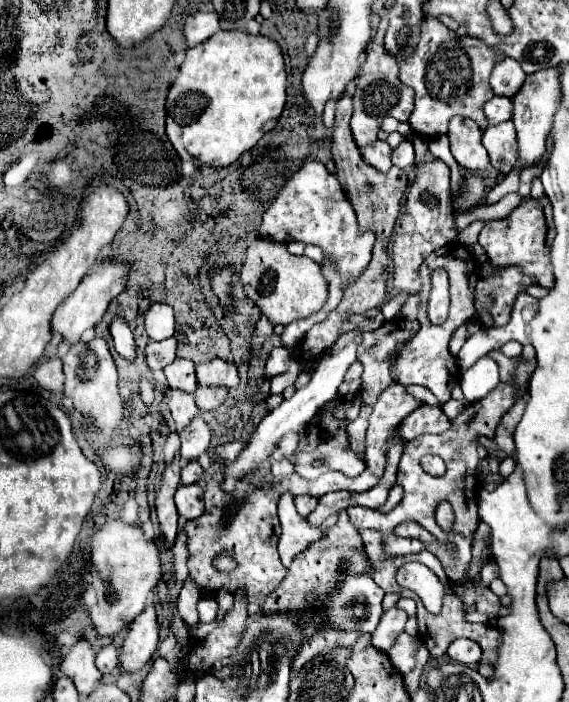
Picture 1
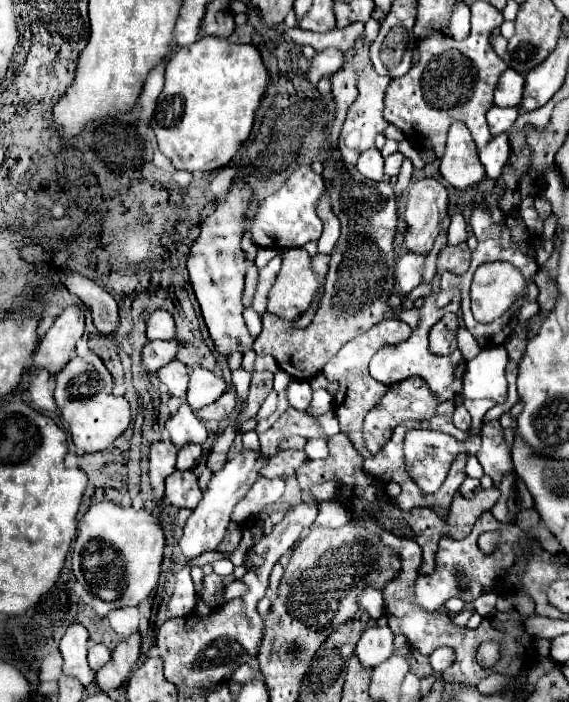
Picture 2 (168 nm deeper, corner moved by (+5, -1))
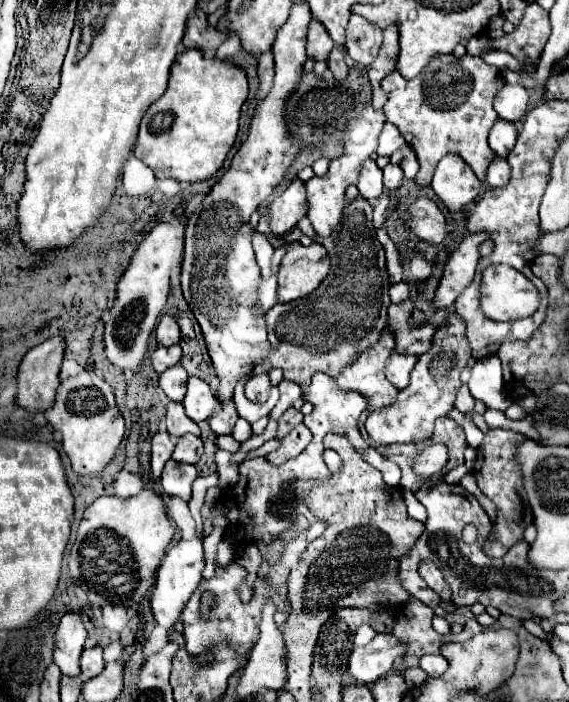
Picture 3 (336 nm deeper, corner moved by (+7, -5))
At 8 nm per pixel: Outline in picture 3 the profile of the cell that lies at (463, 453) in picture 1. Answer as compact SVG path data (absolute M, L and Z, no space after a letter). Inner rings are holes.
M438 443L438 445L430 445L430 447L426 447L426 449L418 455L416 465L414 465L414 471L416 471L418 475L422 475L424 479L430 479L430 477L434 477L436 473L440 473L440 471L444 469L446 461L448 461L448 451L446 451L446 447L440 445L440 443Z

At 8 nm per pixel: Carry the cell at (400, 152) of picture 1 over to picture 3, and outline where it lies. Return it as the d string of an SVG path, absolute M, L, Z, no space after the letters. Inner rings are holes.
M388 165L386 169L384 169L384 187L388 189L388 191L396 191L400 185L402 185L402 179L404 179L404 173L402 173L402 169L398 167L398 165Z

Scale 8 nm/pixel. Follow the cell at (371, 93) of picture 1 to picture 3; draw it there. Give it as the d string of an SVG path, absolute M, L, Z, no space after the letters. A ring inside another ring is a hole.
M366 105L364 111L354 117L344 133L344 155L336 157L334 161L330 161L328 173L322 177L312 177L310 181L306 181L306 197L308 197L308 219L312 221L312 227L318 235L328 237L332 233L332 229L340 223L340 215L344 211L346 205L346 187L348 185L356 185L358 183L358 175L360 175L360 167L364 165L364 161L376 153L376 145L378 145L378 135L382 131L382 125L386 123L384 113L382 111L374 111L372 105Z

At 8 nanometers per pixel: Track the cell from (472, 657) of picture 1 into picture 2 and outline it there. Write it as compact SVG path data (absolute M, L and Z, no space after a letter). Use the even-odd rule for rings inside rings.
M440 647L430 655L430 665L436 673L442 673L454 663L454 649L452 647Z

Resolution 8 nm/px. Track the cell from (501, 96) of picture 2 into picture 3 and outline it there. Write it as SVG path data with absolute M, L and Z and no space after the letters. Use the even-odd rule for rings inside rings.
M506 83L494 99L494 109L504 121L518 123L526 115L526 107L528 107L528 91L522 85Z

